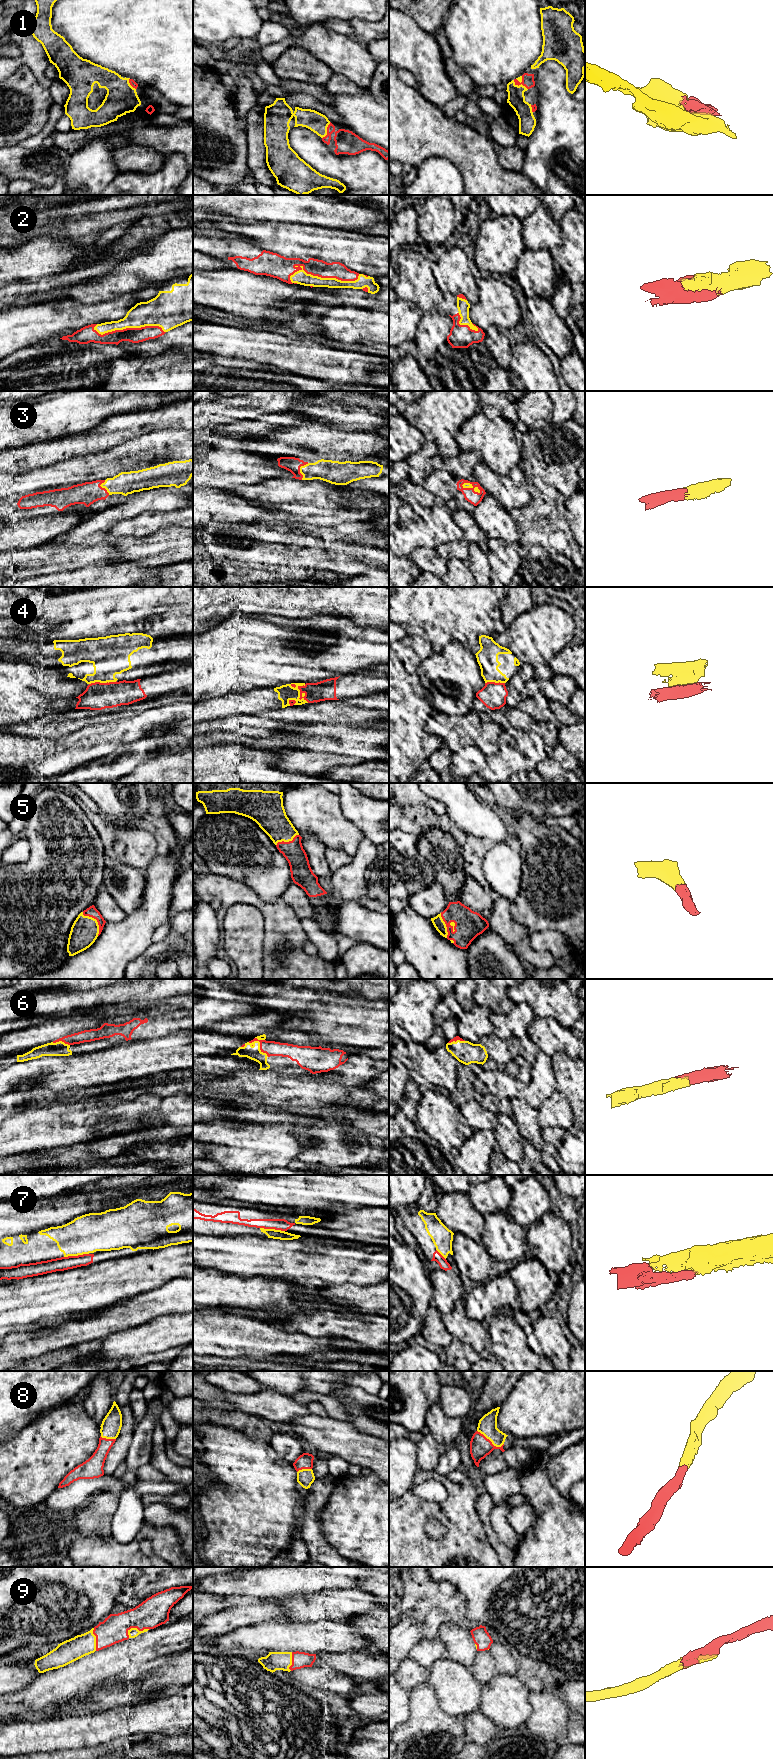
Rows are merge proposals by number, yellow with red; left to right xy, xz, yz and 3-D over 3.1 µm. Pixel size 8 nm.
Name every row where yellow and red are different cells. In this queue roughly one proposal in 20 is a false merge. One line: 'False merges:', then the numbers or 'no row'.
False merges: 4

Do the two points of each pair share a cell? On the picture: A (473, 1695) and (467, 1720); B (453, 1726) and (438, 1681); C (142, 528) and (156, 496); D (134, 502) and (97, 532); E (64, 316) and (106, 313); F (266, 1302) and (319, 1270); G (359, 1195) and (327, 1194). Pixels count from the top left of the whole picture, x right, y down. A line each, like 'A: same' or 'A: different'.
A: different
B: different
C: different
D: same
E: same
F: different
G: same

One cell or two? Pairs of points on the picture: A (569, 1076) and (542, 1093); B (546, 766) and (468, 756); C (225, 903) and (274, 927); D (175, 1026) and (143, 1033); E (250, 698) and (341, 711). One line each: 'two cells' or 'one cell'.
A: two cells
B: two cells
C: one cell
D: one cell
E: two cells

